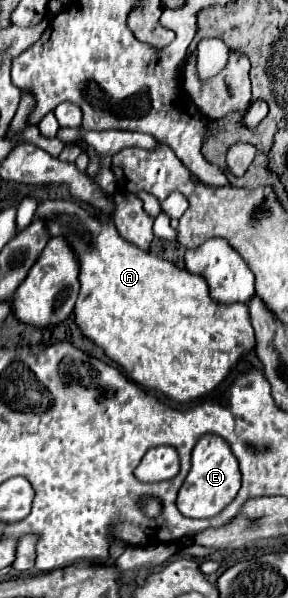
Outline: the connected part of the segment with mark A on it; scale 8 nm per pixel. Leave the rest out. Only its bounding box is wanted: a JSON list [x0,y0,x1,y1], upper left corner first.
[35,201,257,403]

